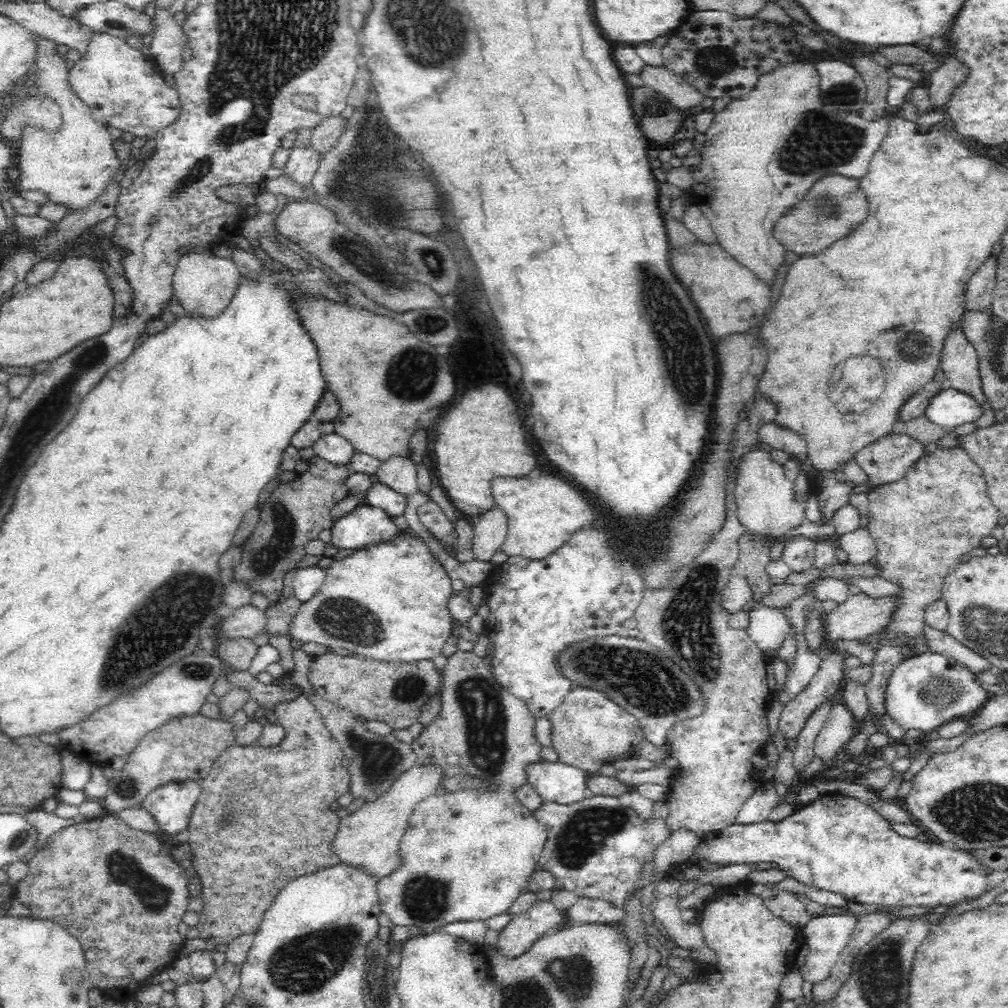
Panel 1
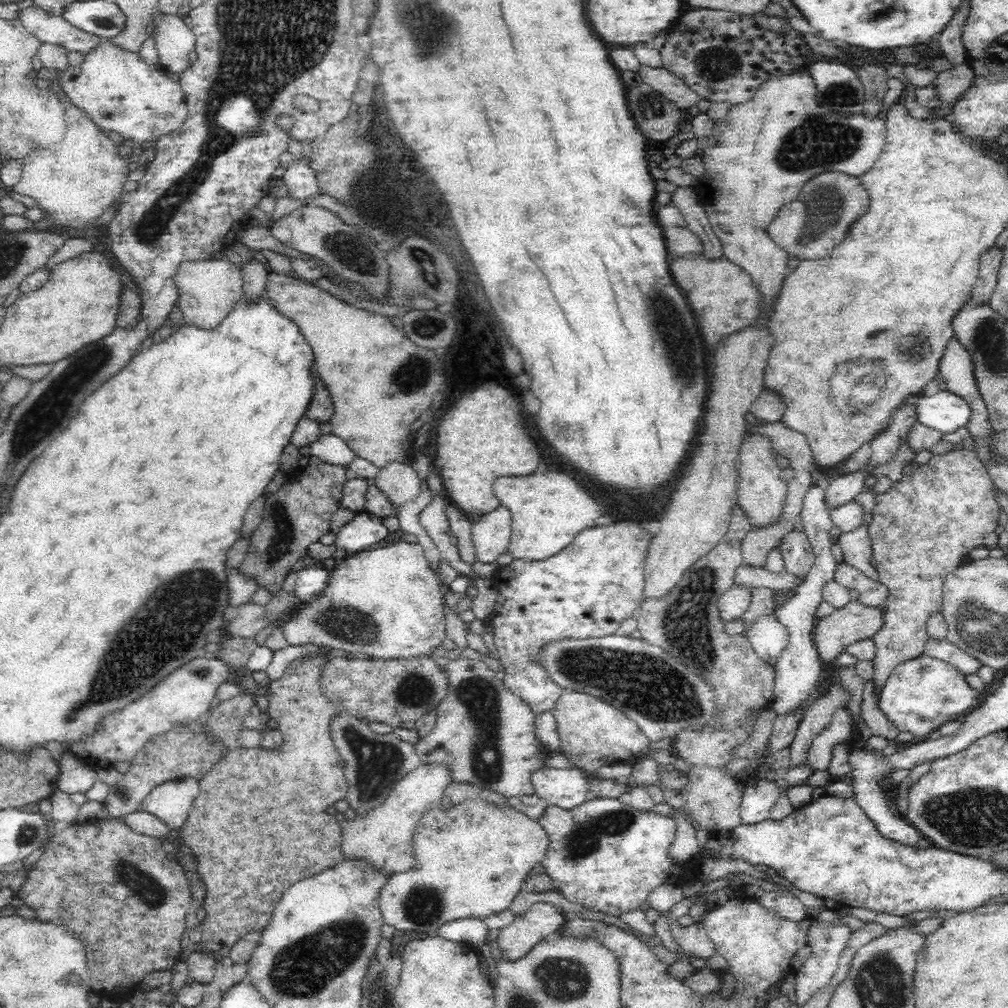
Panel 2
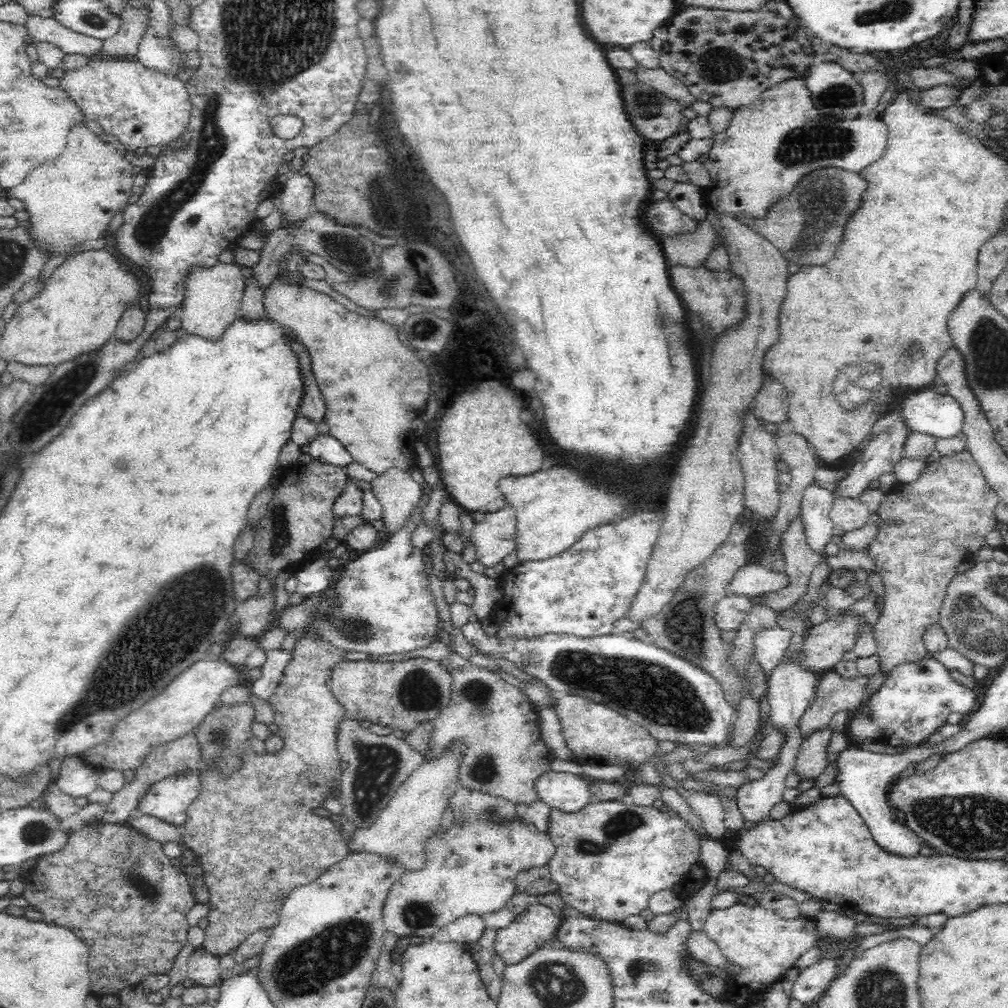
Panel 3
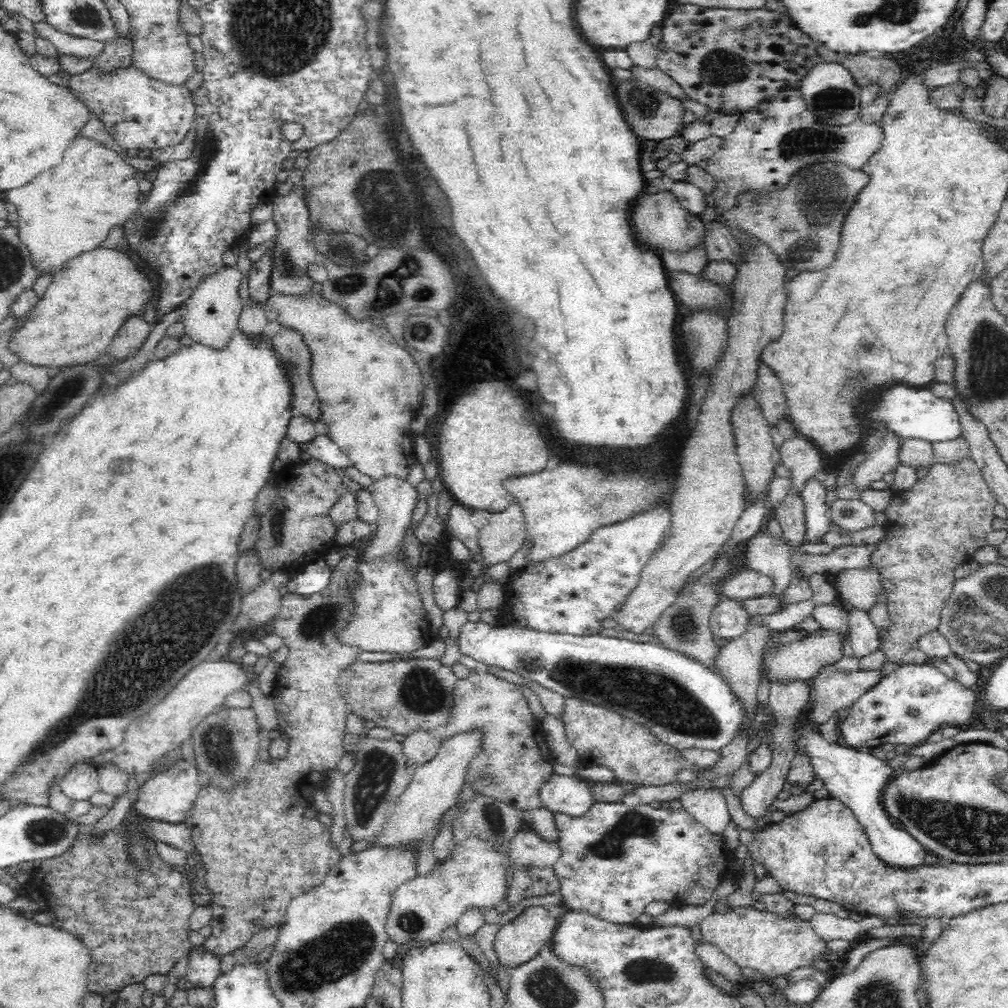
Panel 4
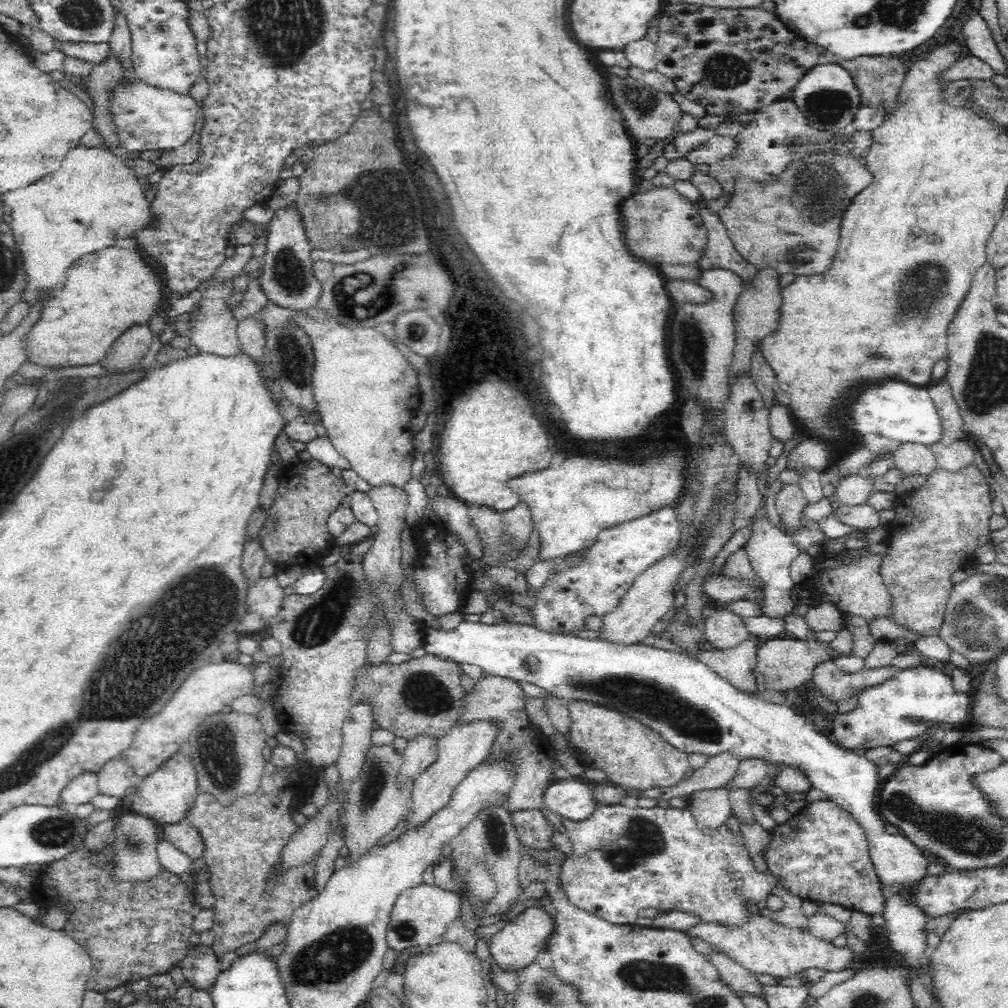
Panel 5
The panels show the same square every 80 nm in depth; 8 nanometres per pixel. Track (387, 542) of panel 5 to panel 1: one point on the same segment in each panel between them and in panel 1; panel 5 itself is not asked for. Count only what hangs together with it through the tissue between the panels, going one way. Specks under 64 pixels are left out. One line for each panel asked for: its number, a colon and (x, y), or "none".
1: (398, 472)
2: (400, 482)
3: (396, 490)
4: (395, 497)

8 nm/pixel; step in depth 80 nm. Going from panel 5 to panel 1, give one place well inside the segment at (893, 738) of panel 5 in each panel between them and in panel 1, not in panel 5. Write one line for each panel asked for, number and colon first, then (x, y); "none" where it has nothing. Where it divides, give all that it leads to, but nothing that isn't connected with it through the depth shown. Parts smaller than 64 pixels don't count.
1: (925, 691)
2: (921, 694)
3: (914, 701)
4: (908, 706)

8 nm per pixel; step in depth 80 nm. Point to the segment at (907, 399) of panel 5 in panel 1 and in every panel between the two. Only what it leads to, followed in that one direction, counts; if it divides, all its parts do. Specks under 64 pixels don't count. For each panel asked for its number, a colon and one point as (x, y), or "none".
1: (951, 408)
2: (945, 411)
3: (941, 415)
4: (913, 413)

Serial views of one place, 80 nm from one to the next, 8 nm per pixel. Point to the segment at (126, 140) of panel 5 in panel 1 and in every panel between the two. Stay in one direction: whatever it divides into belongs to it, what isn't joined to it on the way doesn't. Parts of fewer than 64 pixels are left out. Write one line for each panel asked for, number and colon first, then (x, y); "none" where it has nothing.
1: (123, 88)
2: (121, 92)
3: (141, 106)
4: (139, 111)

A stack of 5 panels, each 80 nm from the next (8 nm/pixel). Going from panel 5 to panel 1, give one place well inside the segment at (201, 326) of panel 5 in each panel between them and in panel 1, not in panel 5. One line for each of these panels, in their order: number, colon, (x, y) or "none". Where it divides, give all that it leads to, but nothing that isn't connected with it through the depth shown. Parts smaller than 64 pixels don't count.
1: (202, 282)
2: (207, 288)
3: (212, 294)
4: (210, 315)

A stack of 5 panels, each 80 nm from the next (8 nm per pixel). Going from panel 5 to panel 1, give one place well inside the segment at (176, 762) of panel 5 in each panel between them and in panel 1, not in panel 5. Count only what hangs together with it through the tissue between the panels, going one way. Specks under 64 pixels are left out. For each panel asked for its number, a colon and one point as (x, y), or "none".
1: (171, 805)
2: (170, 802)
3: (168, 800)
4: (168, 797)

